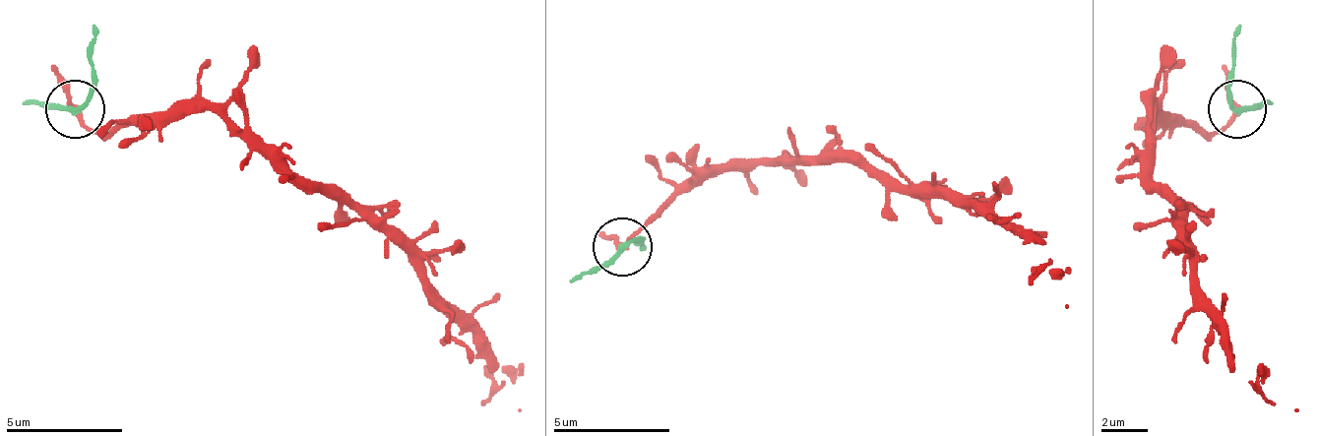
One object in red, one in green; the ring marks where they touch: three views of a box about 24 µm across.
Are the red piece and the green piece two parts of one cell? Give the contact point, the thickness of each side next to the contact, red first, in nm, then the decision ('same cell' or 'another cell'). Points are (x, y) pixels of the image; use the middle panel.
(622, 246) | 200/200 nm | another cell

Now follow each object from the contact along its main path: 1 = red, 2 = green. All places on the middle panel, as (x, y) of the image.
1: (621, 248), (721, 171), (854, 160), (983, 201), (1018, 236), (1036, 236), (1047, 266), (1030, 282), (1065, 306)
2: (621, 248), (638, 242), (644, 248)

